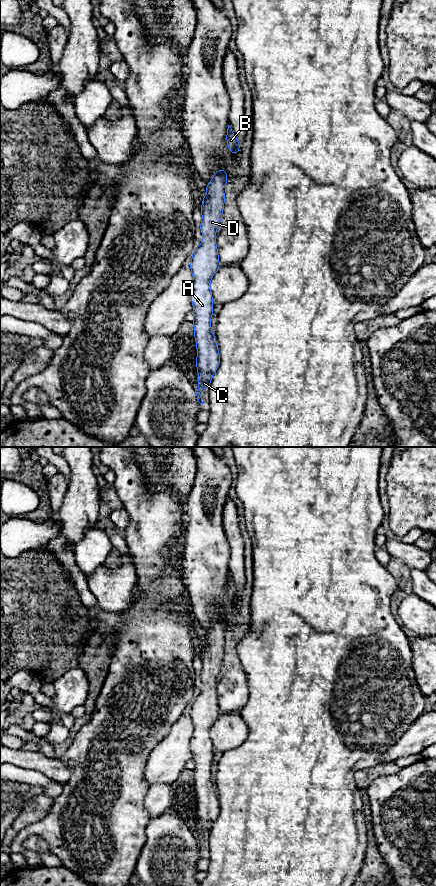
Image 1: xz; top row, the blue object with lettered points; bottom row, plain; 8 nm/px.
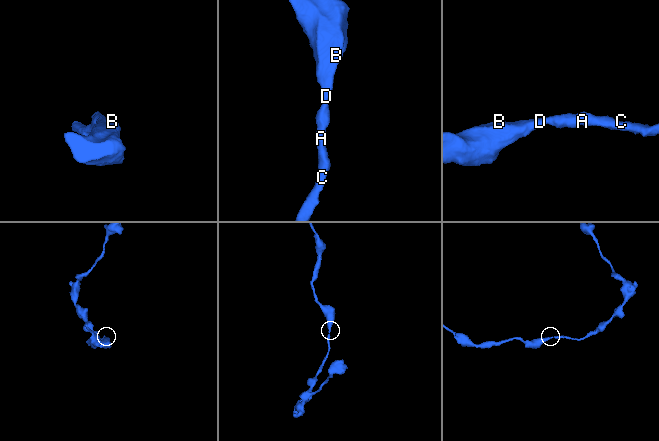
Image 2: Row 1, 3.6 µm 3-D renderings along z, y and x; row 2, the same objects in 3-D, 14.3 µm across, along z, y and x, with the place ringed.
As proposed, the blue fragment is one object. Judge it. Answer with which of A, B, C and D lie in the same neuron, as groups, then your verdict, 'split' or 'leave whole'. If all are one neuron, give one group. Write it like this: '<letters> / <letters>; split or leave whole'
A B C D; leave whole

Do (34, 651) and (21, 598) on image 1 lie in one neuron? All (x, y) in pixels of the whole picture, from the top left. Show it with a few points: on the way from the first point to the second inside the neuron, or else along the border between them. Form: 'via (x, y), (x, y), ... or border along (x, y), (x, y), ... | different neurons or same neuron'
via (34, 638), (34, 623), (22, 611) | same neuron

